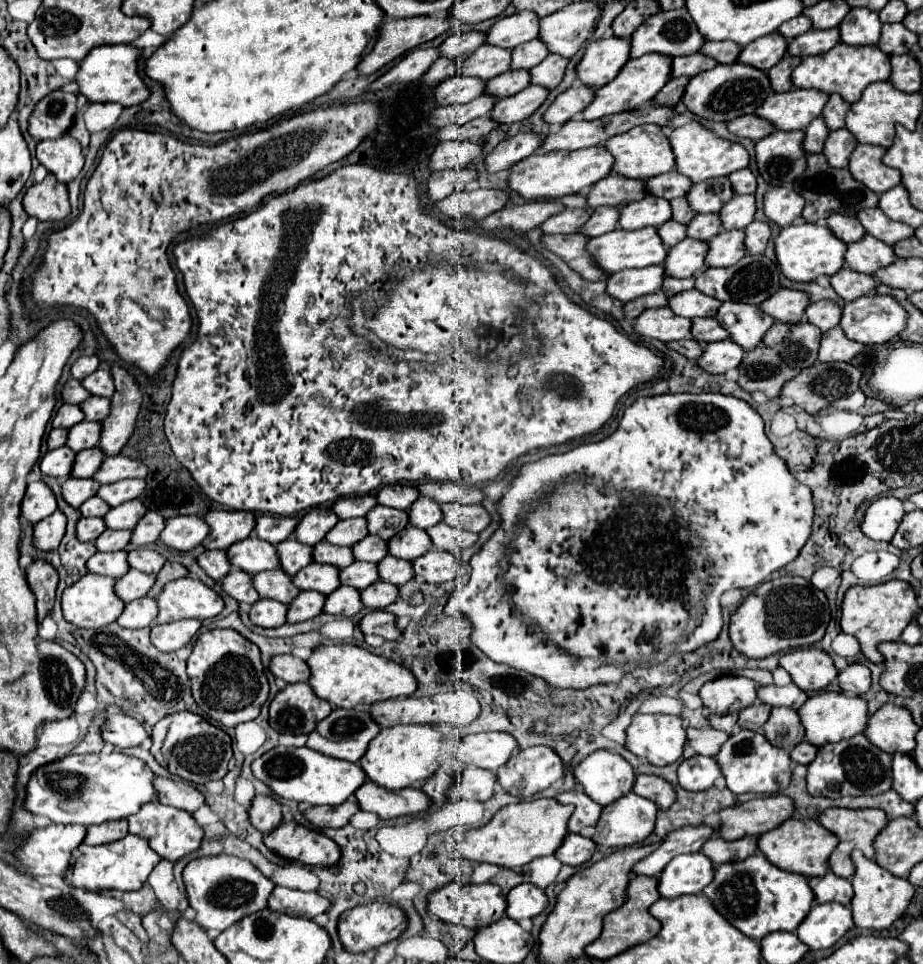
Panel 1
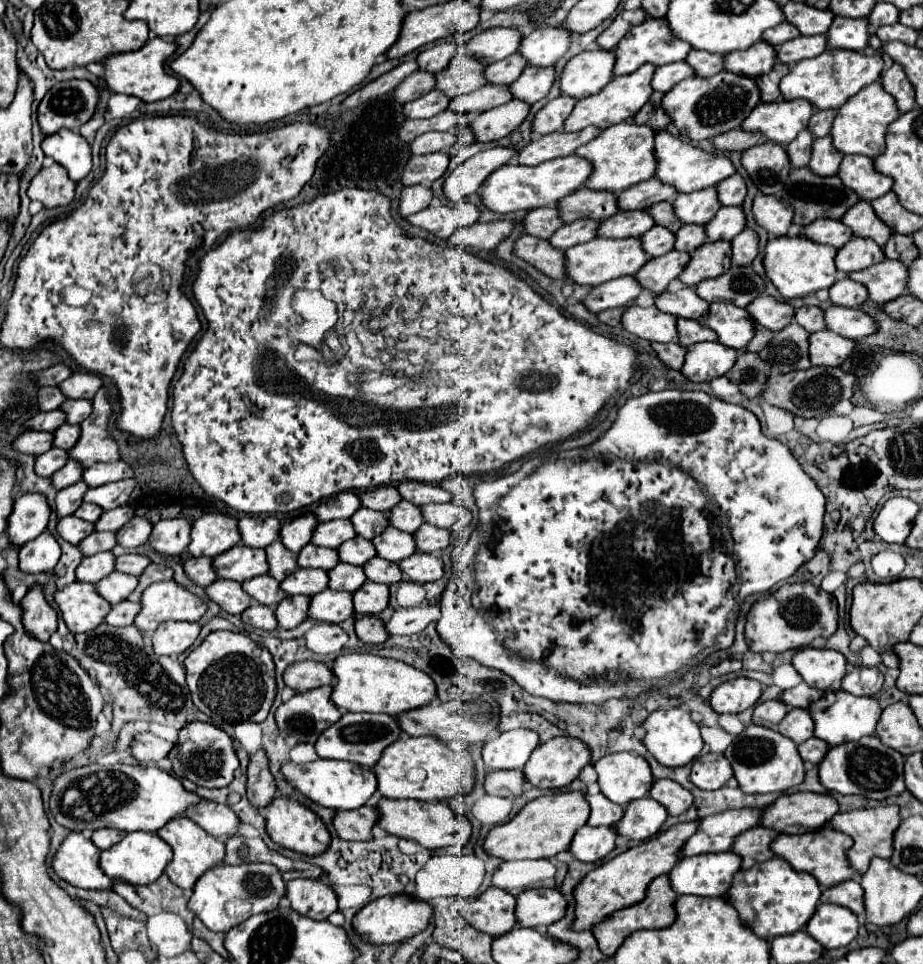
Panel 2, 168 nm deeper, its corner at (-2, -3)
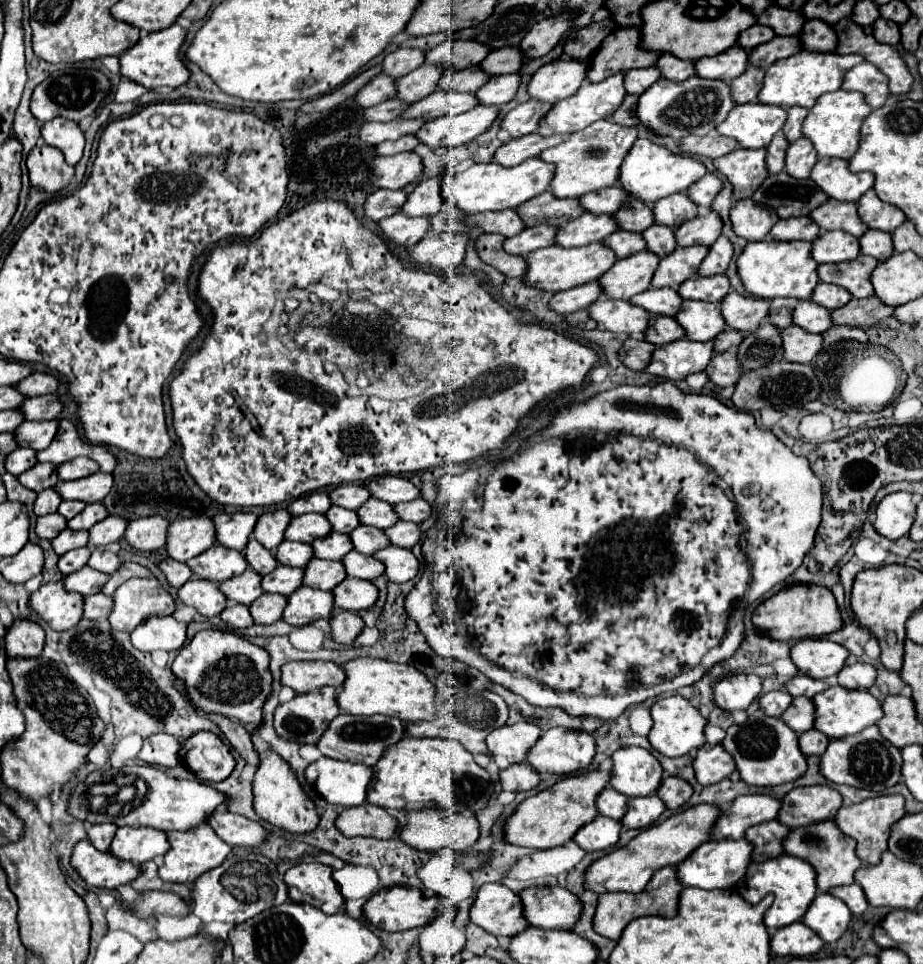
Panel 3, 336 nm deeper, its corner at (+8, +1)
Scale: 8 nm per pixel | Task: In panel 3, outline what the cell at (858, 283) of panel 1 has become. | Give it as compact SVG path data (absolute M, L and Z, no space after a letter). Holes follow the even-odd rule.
M819 283L811 295L811 299L817 303L817 305L825 305L827 309L835 311L839 307L843 307L845 303L851 301L851 293L839 285L833 285L833 283Z

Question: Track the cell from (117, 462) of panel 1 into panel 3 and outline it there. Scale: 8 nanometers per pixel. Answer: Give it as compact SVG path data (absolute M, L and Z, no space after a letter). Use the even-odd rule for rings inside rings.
M77 457L73 461L67 461L67 463L59 465L59 469L57 469L61 481L83 479L83 477L89 477L89 475L93 475L97 471L99 471L99 465L89 457Z

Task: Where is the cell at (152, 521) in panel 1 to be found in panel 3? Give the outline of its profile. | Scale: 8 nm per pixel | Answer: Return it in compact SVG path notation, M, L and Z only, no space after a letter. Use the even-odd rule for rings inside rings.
M107 517L105 521L93 525L93 529L89 529L89 545L107 545L107 543L113 543L113 541L121 541L123 535L125 535L125 529L127 529L127 519L123 517Z

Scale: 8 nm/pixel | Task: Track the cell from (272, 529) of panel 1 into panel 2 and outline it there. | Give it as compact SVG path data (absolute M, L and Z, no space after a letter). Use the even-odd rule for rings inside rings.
M243 517L237 521L241 543L253 549L263 549L279 537L279 521L275 517Z

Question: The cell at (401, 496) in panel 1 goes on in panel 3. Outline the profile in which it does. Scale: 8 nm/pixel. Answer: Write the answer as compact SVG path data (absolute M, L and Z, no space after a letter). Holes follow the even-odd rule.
M341 485L329 493L333 505L345 509L359 509L367 499L371 499L369 489L365 485Z

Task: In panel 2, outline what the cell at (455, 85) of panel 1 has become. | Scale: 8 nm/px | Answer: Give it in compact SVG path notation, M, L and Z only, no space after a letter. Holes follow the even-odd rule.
M429 91L427 95L423 95L411 103L405 103L403 115L407 119L427 119L427 117L433 117L435 113L445 111L447 105L449 105L449 97L445 97L439 91Z

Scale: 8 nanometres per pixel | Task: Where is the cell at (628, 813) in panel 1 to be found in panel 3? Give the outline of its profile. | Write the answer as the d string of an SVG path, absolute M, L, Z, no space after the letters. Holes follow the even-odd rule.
M655 795L635 797L629 799L627 813L621 819L621 823L625 829L645 829L651 827L663 811L665 811L665 803L661 803L661 799Z

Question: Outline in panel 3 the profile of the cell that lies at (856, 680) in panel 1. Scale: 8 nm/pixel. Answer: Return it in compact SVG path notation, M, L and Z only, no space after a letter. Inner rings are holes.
M869 663L845 665L837 673L837 683L845 689L869 689L875 683L875 667Z

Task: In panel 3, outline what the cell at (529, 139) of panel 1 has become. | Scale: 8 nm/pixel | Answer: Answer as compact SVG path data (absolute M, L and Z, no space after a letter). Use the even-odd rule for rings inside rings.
M443 175L431 177L421 181L413 193L407 197L403 211L411 217L419 217L419 215L435 215L441 211L441 205L445 199L441 199L441 181Z

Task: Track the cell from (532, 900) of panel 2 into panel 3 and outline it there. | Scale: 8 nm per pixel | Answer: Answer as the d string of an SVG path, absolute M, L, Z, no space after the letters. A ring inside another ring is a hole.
M529 887L519 897L527 923L541 929L571 929L583 909L563 887Z

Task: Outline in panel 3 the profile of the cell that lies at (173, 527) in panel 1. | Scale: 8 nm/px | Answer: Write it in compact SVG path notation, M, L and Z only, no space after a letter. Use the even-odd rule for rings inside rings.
M159 515L135 519L135 521L129 521L125 539L131 547L139 551L157 551L167 543L167 527L169 527L169 521Z

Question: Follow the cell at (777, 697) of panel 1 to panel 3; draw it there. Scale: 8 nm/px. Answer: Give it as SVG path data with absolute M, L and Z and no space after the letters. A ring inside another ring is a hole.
M797 675L797 677L793 677L791 681L785 683L785 689L789 691L791 697L799 697L799 695L803 695L803 697L809 697L809 699L811 699L813 695L825 691L827 687L829 687L829 685L827 685L825 681L811 679L811 677L803 677L803 675Z

